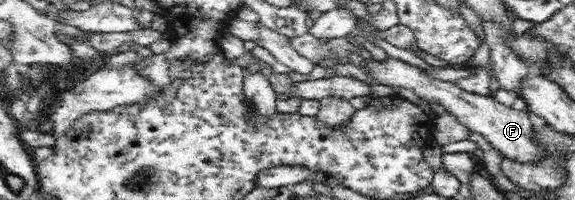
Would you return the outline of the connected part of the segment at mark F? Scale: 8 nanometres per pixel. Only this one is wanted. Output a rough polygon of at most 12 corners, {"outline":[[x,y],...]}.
{"outline":[[387,57],[364,71],[441,104],[508,160],[547,159],[527,110]]}

